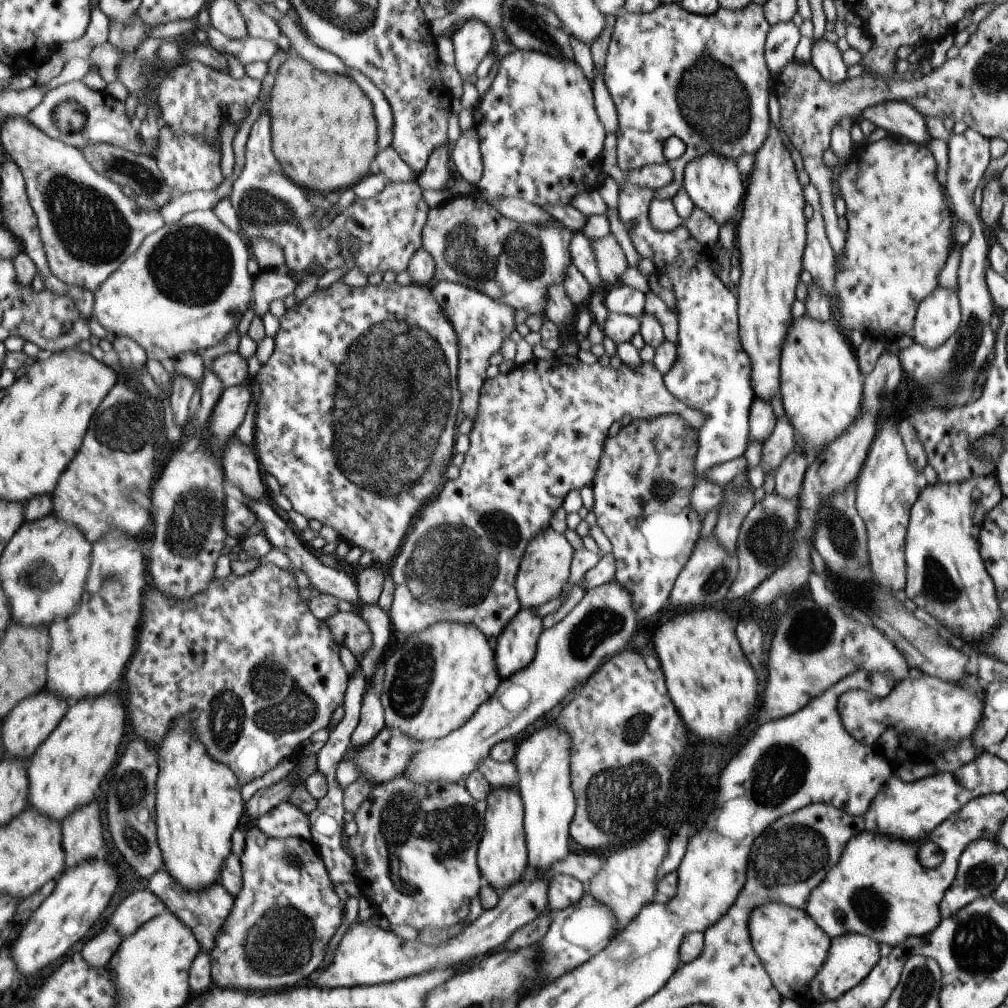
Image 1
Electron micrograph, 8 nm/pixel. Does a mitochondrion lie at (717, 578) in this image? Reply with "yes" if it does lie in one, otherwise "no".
yes

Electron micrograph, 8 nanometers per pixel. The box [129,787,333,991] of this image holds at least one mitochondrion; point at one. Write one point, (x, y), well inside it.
(284, 942)

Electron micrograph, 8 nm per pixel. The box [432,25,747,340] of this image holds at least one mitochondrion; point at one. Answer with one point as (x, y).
(466, 253)

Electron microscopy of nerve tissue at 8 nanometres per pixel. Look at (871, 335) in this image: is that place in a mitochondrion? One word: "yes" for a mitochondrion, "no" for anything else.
no

